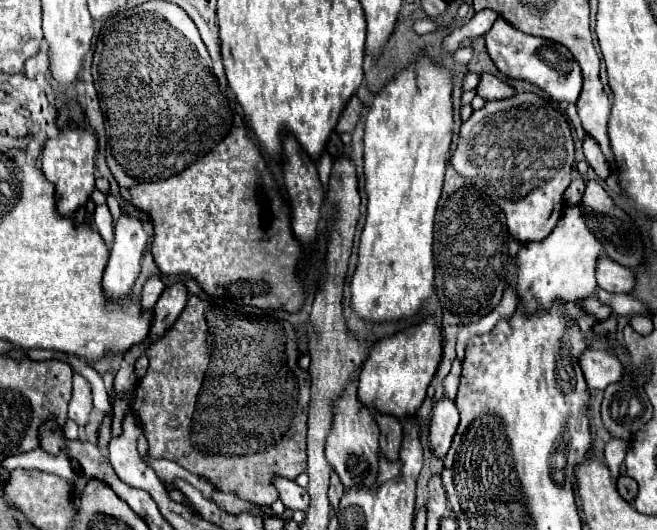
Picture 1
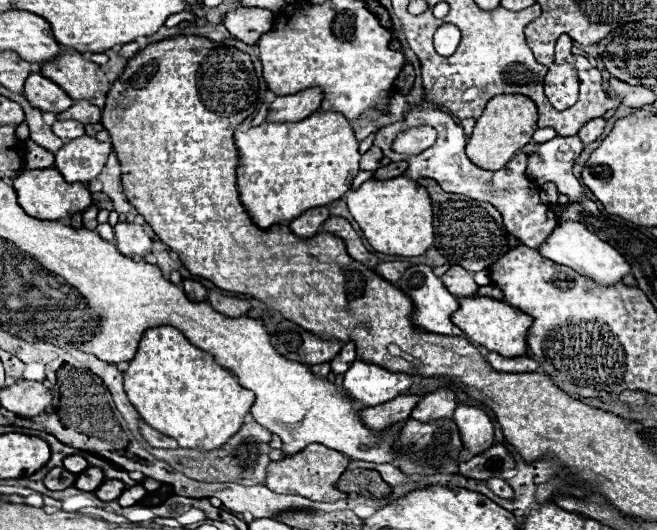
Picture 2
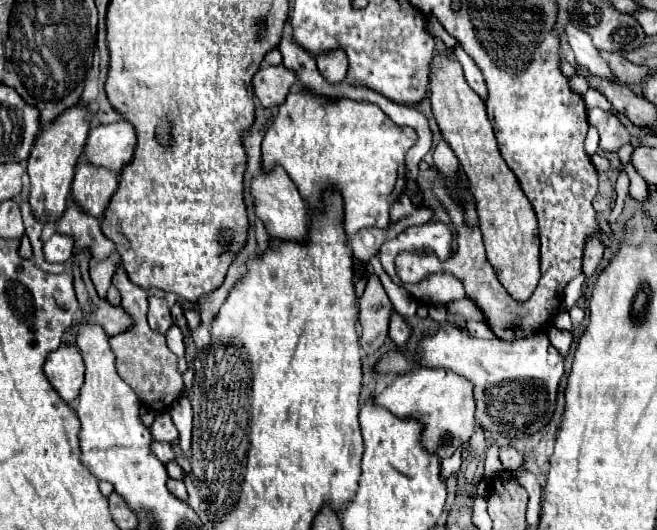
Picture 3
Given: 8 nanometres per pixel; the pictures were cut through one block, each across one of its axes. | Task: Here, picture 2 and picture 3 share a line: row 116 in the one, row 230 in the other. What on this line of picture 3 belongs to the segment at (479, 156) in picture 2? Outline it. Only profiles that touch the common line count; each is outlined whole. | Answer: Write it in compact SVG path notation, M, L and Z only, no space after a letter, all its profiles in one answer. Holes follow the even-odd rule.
M434 52L430 62L430 100L440 132L456 154L468 180L468 188L474 196L486 258L508 294L516 302L526 302L536 290L540 278L540 240L536 214L532 212L532 206L528 204L528 198L524 196L516 176L500 156L492 124L486 116L486 104L468 86L464 72L452 54Z

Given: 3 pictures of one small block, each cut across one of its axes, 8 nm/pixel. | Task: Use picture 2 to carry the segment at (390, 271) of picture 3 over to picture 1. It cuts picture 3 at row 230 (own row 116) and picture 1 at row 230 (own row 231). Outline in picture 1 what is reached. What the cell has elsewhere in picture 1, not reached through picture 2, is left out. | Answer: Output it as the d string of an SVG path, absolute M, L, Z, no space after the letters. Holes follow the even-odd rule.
M516 94L506 100L486 102L484 108L474 110L462 124L458 148L450 158L450 166L476 188L486 192L494 204L502 208L508 222L508 232L518 242L544 240L562 216L564 190L570 186L570 168L574 162L574 144L564 112L550 100L536 94Z

